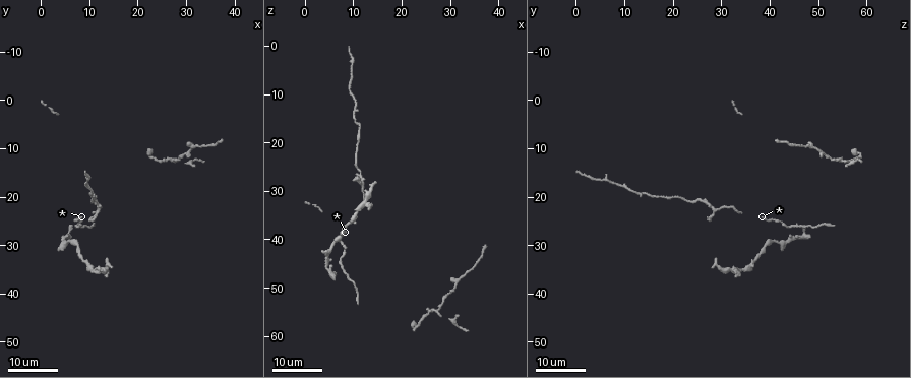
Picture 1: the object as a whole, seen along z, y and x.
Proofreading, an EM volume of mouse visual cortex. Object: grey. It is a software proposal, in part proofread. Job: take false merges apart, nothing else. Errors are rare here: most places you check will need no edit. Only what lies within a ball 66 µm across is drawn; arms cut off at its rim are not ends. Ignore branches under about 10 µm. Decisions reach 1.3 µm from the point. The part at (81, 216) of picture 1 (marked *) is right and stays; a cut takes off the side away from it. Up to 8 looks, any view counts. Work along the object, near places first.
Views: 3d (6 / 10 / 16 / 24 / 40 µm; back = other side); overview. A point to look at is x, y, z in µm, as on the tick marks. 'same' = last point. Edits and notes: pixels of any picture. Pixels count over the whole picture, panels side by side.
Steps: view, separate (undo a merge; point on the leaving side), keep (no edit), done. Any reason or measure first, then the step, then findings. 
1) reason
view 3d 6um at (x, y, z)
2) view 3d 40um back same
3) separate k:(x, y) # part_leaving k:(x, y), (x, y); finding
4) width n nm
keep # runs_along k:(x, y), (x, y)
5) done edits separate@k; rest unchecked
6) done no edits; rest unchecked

view 3d 16um at (7.5, 26.0, 44.0)

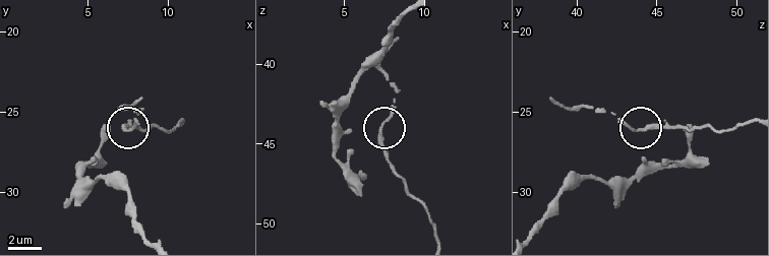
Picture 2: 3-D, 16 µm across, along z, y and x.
view 3d 6um at (7.4, 26.0, 43.7)

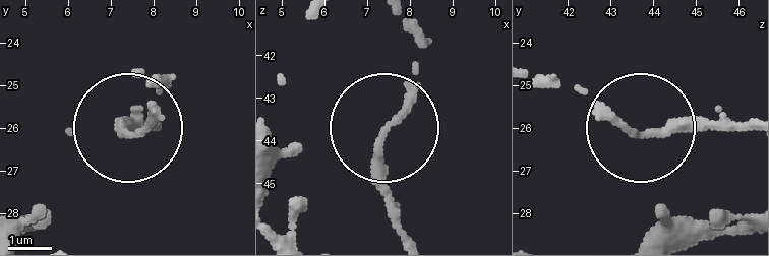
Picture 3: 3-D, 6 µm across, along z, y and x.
width 180 nm
keep # runs_along 3:(534, 77), (589, 92), (644, 132), (742, 132); continuous, no second neuron

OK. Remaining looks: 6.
three arms meet
view 3d 16um at (11.5, 23.0, 29.0)

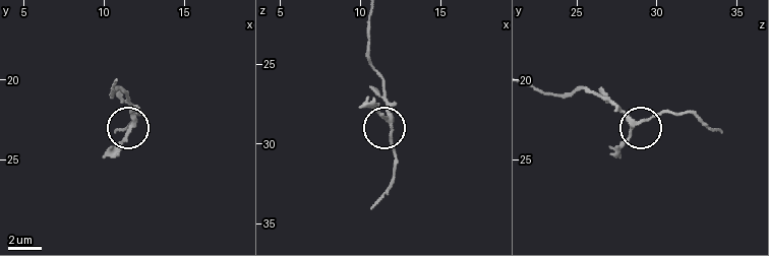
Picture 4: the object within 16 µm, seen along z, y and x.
closer look
view 3d 10um at (12.0, 22.7, 29.1)

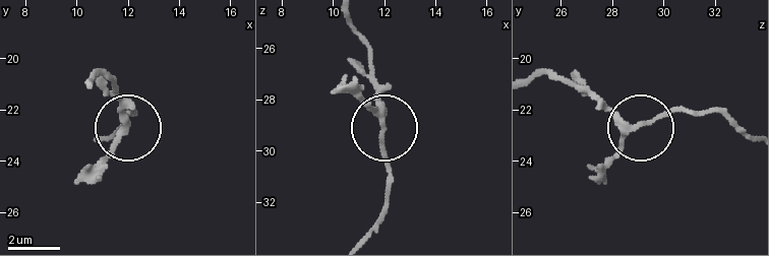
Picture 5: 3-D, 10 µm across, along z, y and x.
arms 3
keep # all the same neuron

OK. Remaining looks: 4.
calibre changes
view 3d 16um at (11.0, 20.0, 20.5)

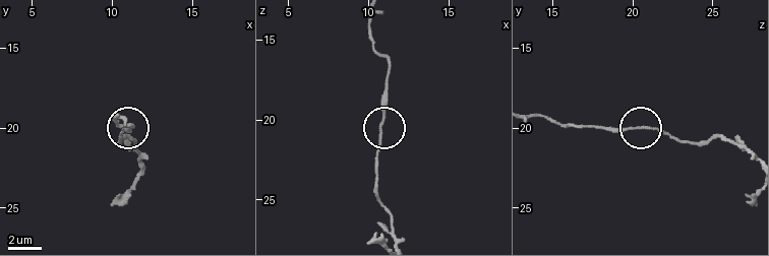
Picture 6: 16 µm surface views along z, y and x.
zoom in
view 3d 10um at (10.9, 20.0, 20.2)

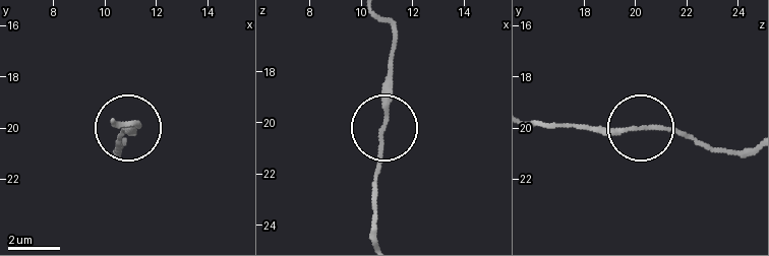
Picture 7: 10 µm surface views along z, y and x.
keep # one neuron here

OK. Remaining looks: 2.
done no edits; rest unchecked

